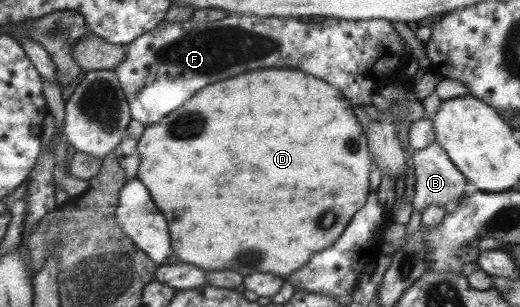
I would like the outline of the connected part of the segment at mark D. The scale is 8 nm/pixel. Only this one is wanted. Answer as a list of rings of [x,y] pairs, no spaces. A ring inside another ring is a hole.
[[[261,69],[237,75],[221,83],[207,85],[201,91],[195,91],[193,97],[188,98],[183,106],[171,111],[166,118],[161,118],[155,124],[146,125],[138,139],[137,150],[141,162],[135,179],[146,185],[147,191],[151,191],[151,199],[159,203],[159,211],[167,215],[167,223],[171,223],[171,247],[175,247],[175,255],[179,255],[179,261],[191,263],[203,271],[235,271],[239,275],[251,275],[263,271],[285,276],[303,267],[313,253],[327,249],[341,237],[350,219],[366,203],[369,193],[367,175],[371,167],[370,147],[367,147],[361,135],[361,125],[357,123],[353,111],[349,109],[349,101],[345,101],[343,96],[333,85],[297,69],[295,71]]]

